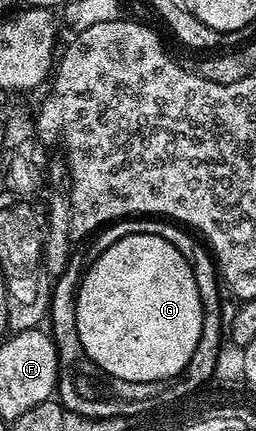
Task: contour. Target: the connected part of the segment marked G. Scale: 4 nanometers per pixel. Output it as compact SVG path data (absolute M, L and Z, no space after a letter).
M129 234L119 239L88 262L76 298L75 319L81 352L117 383L172 382L185 372L203 331L203 298L199 295L199 287L195 287L195 275L191 275L187 259L183 259L166 239L151 234Z

